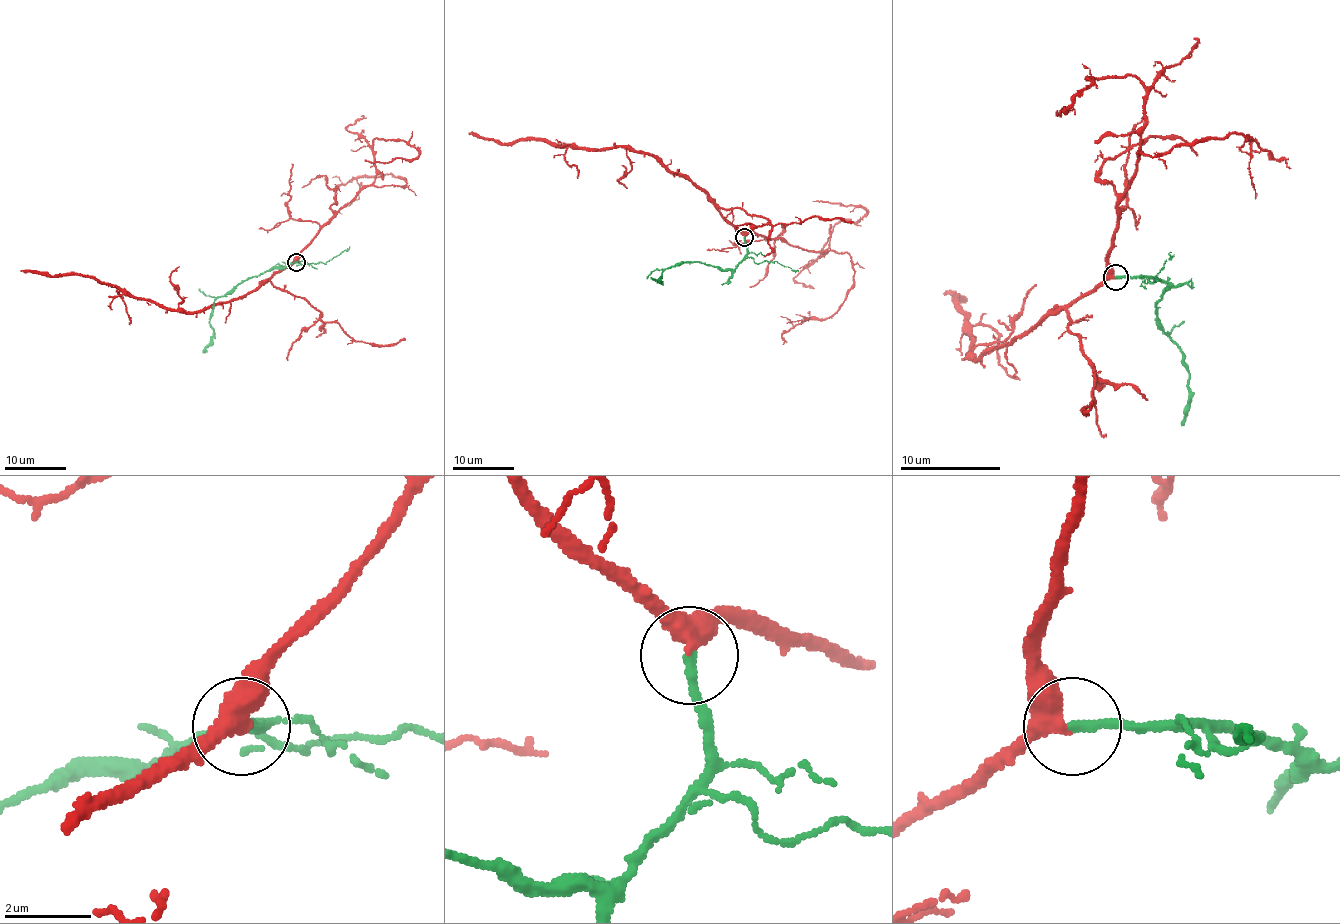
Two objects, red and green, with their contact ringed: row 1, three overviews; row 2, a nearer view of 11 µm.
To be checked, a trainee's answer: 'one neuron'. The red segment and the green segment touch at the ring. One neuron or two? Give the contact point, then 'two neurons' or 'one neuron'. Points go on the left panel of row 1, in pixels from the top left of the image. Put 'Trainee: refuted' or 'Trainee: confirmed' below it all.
(296, 262) | one neuron
Trainee: confirmed

